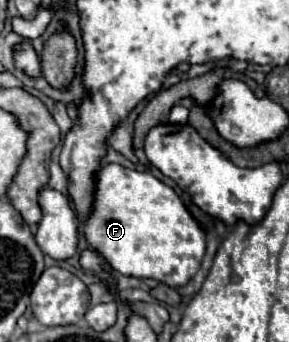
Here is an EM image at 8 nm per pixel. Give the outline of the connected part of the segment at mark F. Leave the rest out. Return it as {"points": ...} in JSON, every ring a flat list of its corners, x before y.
{"points":[[104,164,96,174,96,200,84,226,84,236,116,272,136,278,154,278,170,288,186,286,200,270,206,252,204,228,192,218,172,188,154,178,150,172,138,172,118,164]]}

